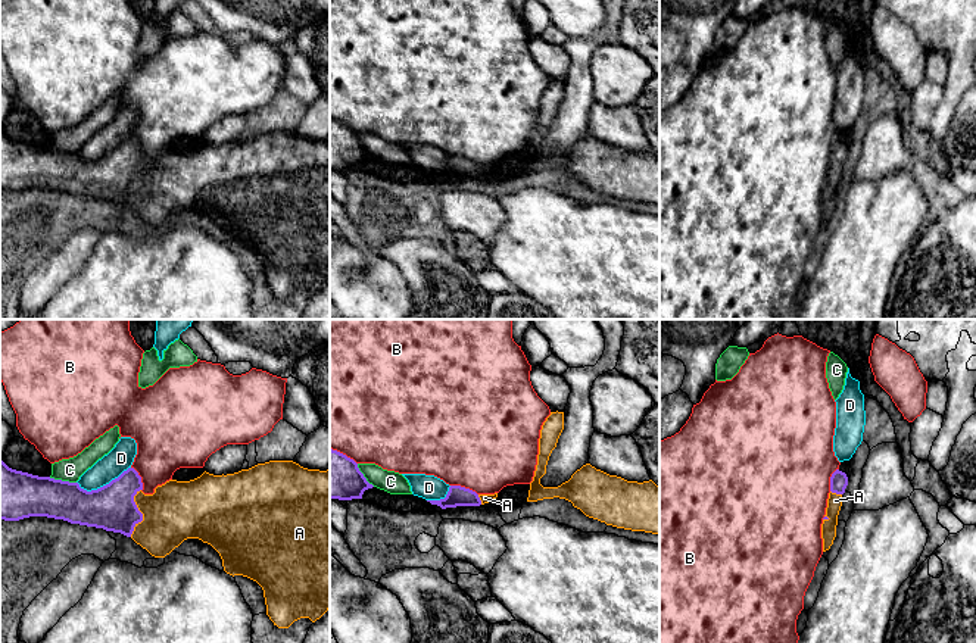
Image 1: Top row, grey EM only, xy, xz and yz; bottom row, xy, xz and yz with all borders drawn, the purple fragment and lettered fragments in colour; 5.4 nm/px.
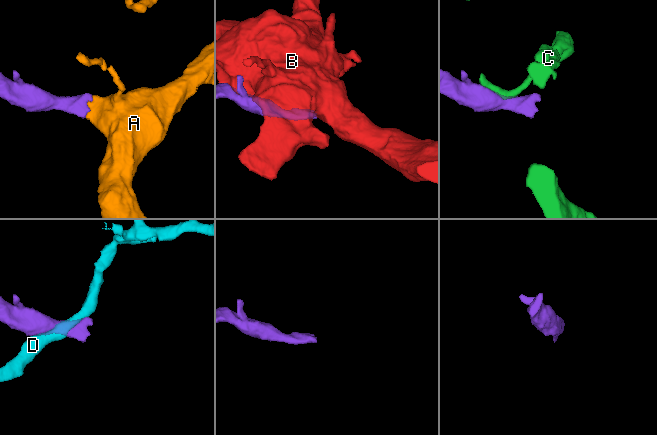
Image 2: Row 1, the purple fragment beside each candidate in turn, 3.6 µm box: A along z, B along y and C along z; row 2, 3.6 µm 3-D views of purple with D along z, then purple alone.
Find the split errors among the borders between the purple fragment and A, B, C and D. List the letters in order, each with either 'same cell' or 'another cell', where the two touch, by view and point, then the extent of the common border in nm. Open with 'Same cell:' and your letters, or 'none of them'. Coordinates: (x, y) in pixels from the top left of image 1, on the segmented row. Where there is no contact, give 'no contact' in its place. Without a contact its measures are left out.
Same cell: A
A: same cell; contact xy (140, 512); length 280 nm
B: another cell; contact xz (464, 487); length 160 nm
C: another cell; contact xy (61, 480); length 160 nm
D: another cell; contact xy (103, 486); length 300 nm

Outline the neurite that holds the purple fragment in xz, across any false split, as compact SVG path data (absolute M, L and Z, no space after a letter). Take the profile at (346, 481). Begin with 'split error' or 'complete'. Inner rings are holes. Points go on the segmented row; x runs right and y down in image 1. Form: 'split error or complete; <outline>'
complete; M330 449L330 499L362 499L364 491L372 487L353 459Z

